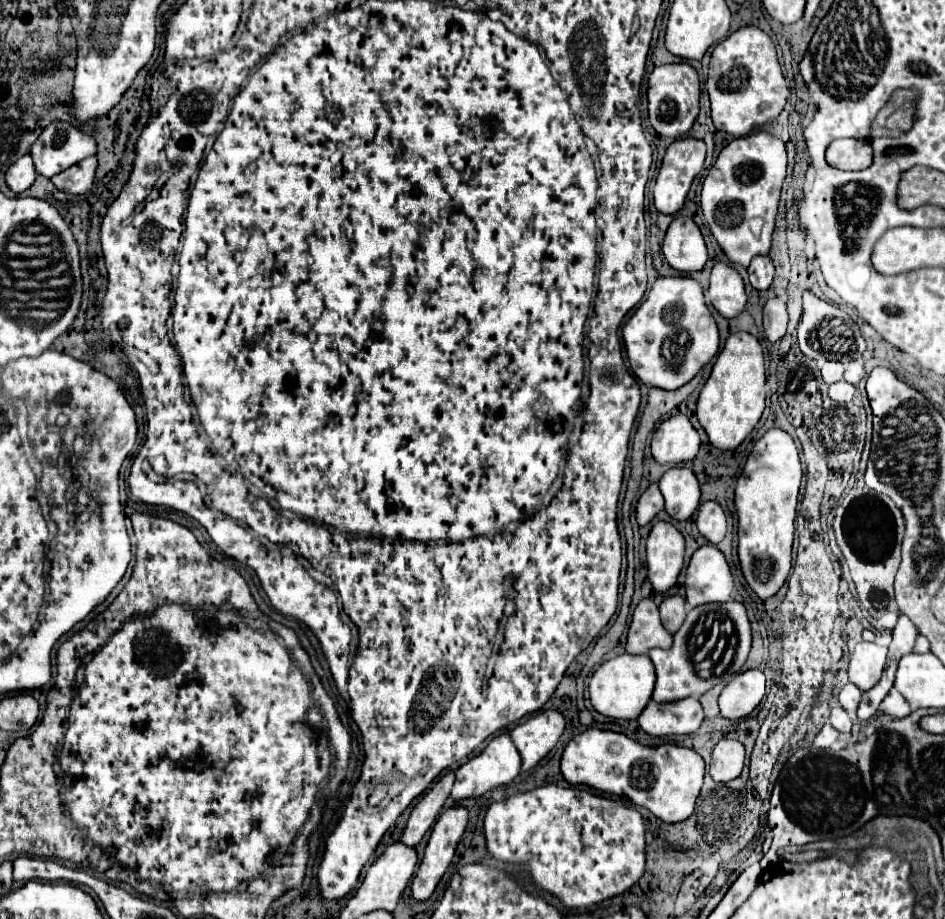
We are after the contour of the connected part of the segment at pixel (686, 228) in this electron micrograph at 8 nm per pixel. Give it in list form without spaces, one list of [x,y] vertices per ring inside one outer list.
[[[674,217],[664,237],[662,253],[668,265],[680,273],[702,271],[708,259],[700,227],[690,217]]]

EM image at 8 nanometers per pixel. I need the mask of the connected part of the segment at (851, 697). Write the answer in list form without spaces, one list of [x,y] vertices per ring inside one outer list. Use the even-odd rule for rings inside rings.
[[[848,683],[842,687],[840,691],[840,705],[854,717],[858,705],[860,705],[860,699],[862,699],[862,689],[858,689],[854,683]]]

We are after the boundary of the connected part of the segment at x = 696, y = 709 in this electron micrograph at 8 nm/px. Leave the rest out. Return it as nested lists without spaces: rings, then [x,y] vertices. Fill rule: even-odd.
[[[688,697],[666,705],[658,705],[656,701],[650,701],[638,717],[640,729],[652,737],[688,735],[698,731],[702,721],[704,721],[704,713],[696,697]]]

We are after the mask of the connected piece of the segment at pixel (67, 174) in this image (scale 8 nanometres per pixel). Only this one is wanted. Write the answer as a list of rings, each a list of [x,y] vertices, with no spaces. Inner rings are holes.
[[[90,157],[86,161],[80,161],[78,165],[72,165],[64,173],[58,173],[58,177],[52,177],[50,181],[58,191],[64,191],[70,195],[86,195],[94,185],[96,165],[98,165],[96,157]]]

